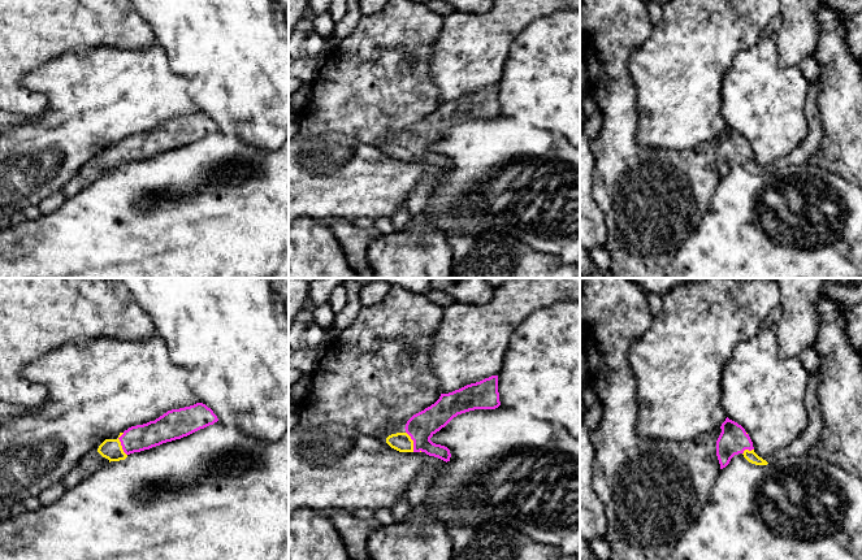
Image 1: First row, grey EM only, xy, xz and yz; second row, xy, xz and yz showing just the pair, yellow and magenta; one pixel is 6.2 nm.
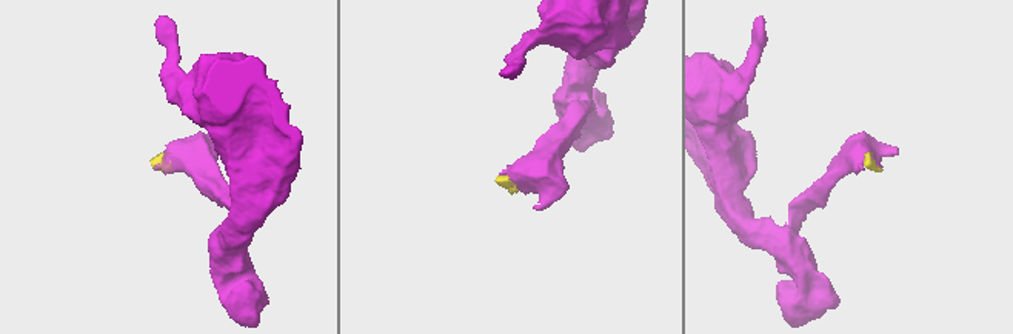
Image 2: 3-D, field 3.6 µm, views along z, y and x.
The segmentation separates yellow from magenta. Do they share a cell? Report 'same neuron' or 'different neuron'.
same neuron

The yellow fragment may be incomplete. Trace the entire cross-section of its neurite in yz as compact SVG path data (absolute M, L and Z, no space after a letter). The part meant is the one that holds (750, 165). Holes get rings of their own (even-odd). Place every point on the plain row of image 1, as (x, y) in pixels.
M727 126L720 138L722 142L716 149L716 165L720 178L725 177L731 168L738 162L742 162L744 166L751 173L768 173L754 161L753 151L741 134Z

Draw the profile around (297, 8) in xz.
M289 0L289 35L293 32L296 23L303 18L303 13L307 6L308 0Z

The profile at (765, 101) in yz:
M779 13L762 31L758 42L738 52L722 83L722 109L729 129L749 143L754 161L770 172L779 159L792 153L807 135L806 99L810 87L800 66L783 66L776 47Z

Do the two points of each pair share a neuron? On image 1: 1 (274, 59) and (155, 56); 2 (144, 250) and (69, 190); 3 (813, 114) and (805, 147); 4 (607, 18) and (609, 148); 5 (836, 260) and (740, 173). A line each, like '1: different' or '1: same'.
1: different
2: different
3: same
4: same
5: same

